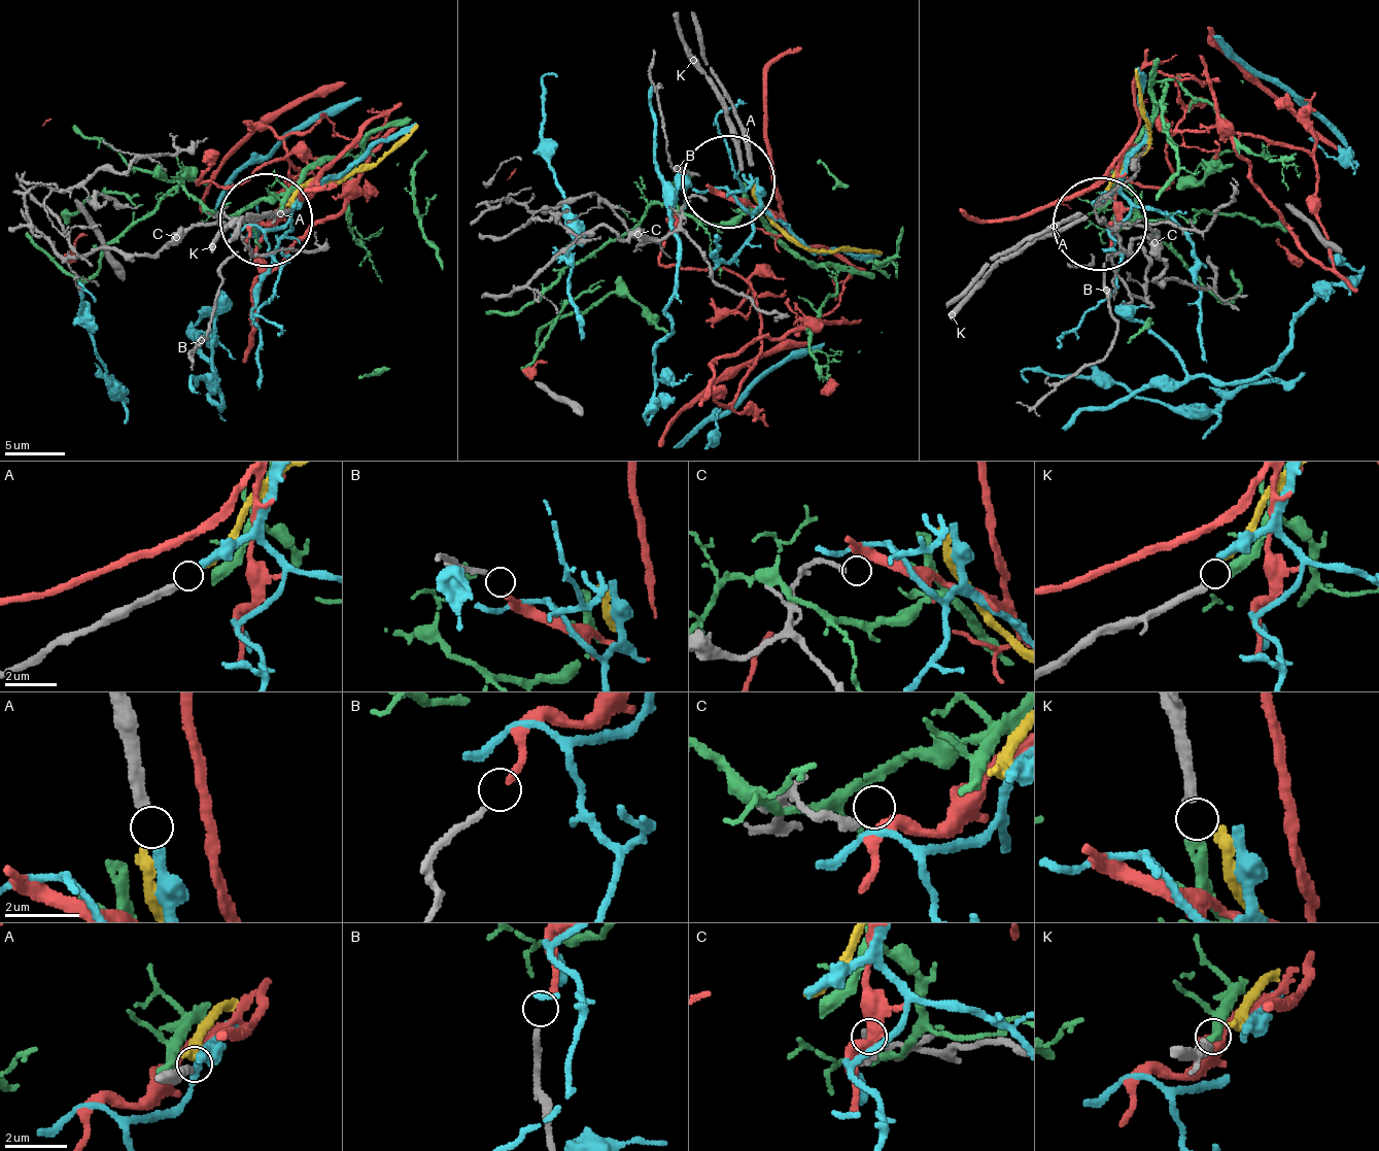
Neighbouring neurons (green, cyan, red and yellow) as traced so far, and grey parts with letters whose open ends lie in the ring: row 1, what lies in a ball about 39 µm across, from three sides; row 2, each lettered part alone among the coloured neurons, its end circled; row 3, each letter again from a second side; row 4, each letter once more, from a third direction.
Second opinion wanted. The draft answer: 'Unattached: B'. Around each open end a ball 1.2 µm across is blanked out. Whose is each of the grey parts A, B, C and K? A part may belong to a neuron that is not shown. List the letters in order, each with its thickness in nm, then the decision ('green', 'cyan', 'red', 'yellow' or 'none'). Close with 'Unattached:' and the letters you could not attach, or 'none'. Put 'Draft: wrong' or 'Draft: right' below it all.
A: 280 nm | cyan
B: 170 nm | red
C: 200 nm | none
K: 280 nm | green
Unattached: C
Draft: wrong

